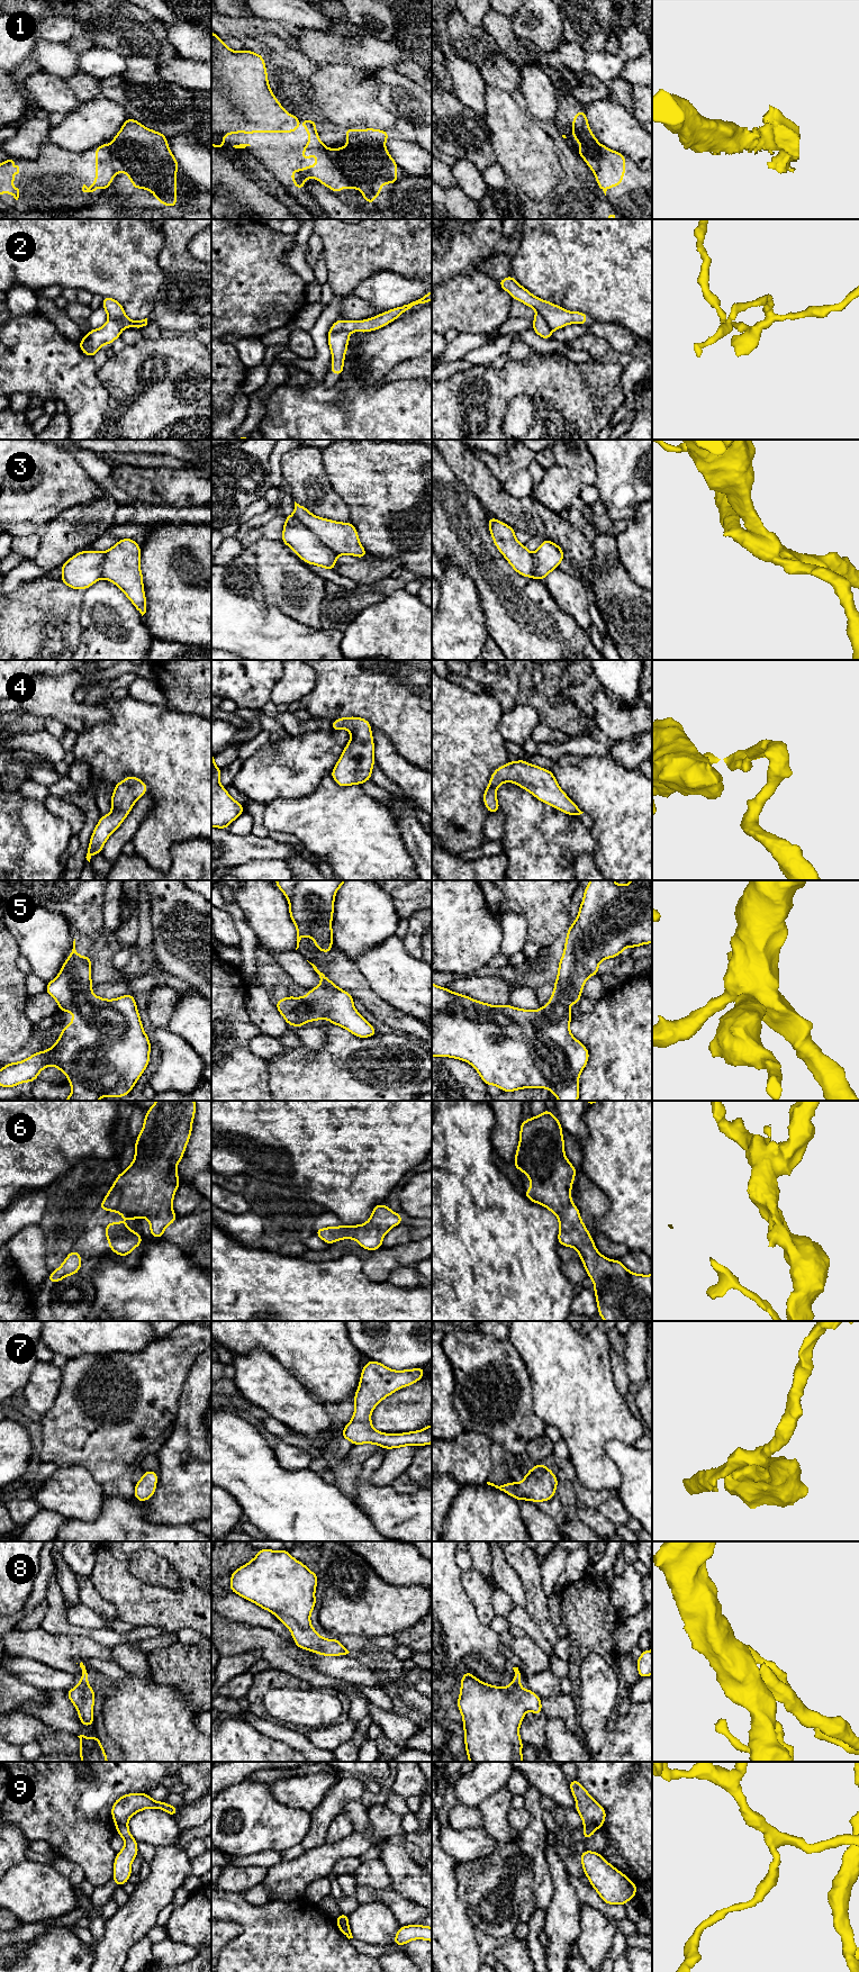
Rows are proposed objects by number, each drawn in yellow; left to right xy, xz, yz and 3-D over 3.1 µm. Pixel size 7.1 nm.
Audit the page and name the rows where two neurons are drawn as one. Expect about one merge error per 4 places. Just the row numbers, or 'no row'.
1, 2, 3, 9

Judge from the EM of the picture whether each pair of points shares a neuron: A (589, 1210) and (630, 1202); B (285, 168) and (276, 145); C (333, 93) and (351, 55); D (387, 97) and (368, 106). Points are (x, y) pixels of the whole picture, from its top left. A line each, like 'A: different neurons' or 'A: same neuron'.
A: different neurons
B: same neuron
C: different neurons
D: different neurons

